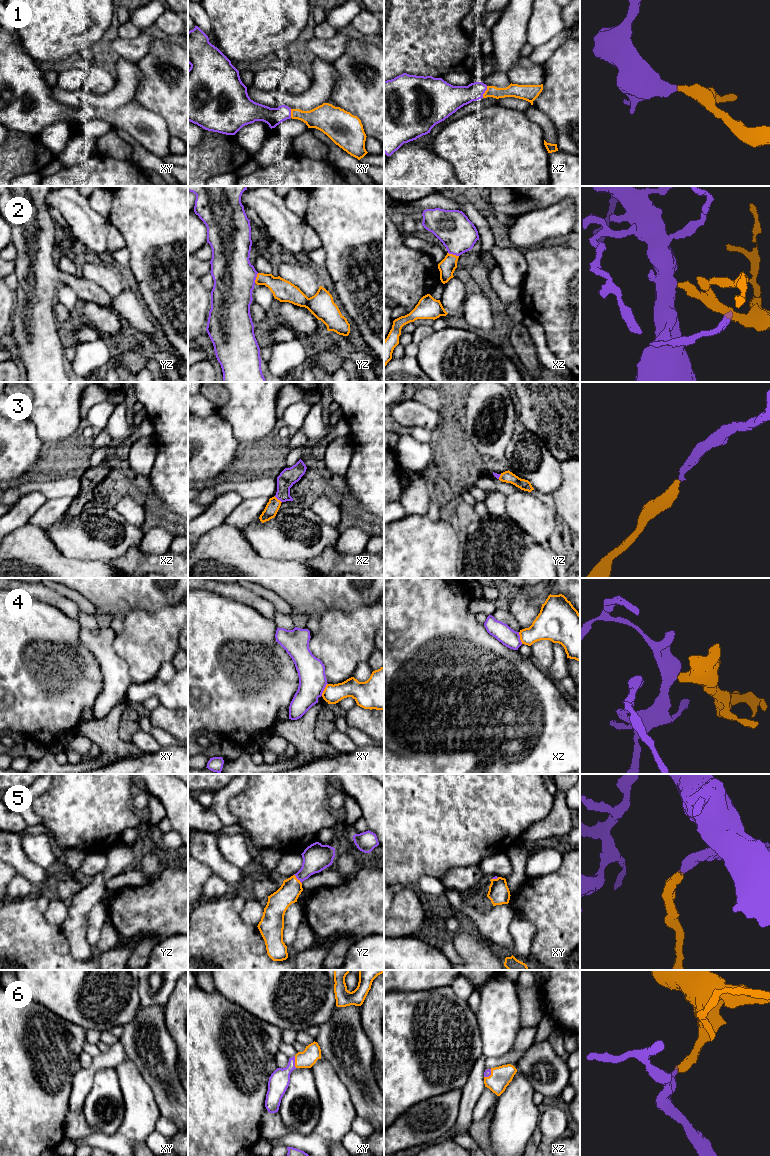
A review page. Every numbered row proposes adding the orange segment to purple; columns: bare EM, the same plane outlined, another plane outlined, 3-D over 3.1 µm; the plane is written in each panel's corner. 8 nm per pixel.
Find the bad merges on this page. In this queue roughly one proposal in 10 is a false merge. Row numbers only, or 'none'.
4

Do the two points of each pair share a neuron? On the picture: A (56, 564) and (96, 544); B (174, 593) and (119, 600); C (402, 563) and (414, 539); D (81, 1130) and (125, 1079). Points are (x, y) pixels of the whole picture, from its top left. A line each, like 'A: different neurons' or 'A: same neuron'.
A: different neurons
B: same neuron
C: same neuron
D: different neurons

